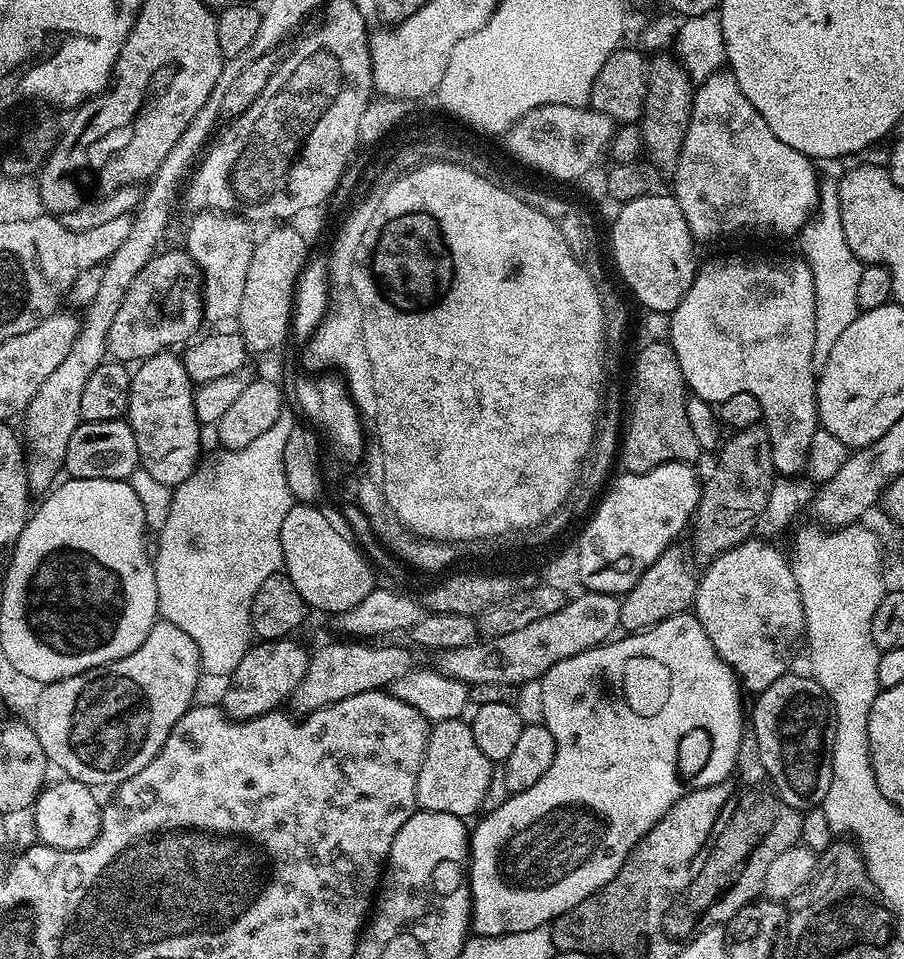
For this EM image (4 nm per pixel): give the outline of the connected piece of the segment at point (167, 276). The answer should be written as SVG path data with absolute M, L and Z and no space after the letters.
M157 251L152 260L137 273L123 298L118 313L108 330L107 353L119 363L131 364L146 360L159 352L175 349L175 344L187 345L197 335L204 320L204 301L202 296L202 277L200 269L193 263L187 251Z

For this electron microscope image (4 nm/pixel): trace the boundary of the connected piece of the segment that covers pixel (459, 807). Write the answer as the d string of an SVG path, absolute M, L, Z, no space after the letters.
M467 719L433 723L428 734L424 761L418 770L417 805L426 812L454 814L461 818L475 817L484 807L486 790L494 775L492 768L493 761L488 760L479 749L478 742L474 742L472 726Z

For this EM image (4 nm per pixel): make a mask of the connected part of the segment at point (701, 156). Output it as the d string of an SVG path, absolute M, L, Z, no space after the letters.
M721 70L715 72L713 76L708 76L699 87L695 89L692 97L692 117L688 123L686 130L686 138L684 145L680 151L680 157L676 163L676 170L671 177L671 191L676 197L678 206L682 210L682 218L686 218L686 226L690 226L692 231L692 239L696 242L700 240L716 240L719 236L792 236L795 237L803 230L804 225L816 211L816 205L820 202L820 180L816 176L817 165L806 154L802 154L798 150L794 150L794 146L786 146L786 142L782 142L782 138L778 138L774 134L774 130L770 130L770 126L766 126L766 118L762 118L762 114L758 114L758 110L754 110L754 106L750 106L750 98L746 98L746 94L742 94L742 90L738 86L738 82L727 71Z

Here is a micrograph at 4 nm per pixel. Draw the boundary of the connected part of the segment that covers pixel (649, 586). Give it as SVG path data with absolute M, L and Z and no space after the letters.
M674 542L645 572L638 582L620 600L620 628L625 633L645 632L658 622L670 618L679 612L689 611L696 599L696 585L698 583L698 568L694 563L694 556L683 543Z

